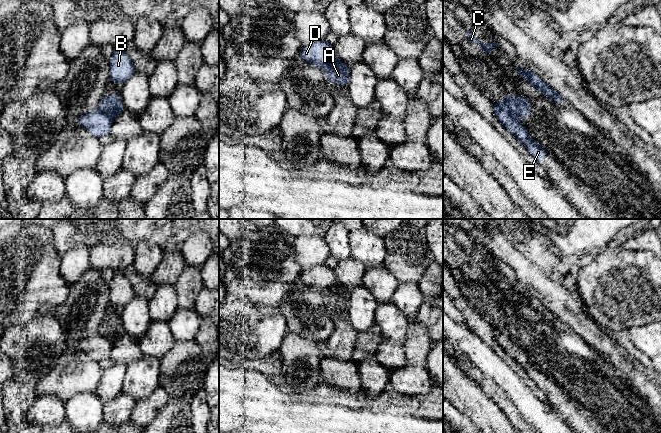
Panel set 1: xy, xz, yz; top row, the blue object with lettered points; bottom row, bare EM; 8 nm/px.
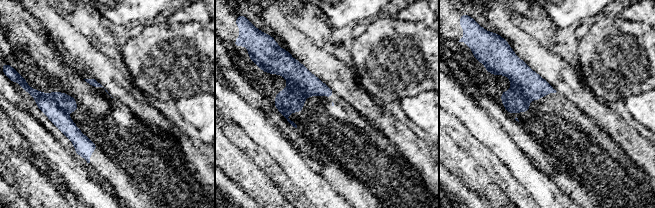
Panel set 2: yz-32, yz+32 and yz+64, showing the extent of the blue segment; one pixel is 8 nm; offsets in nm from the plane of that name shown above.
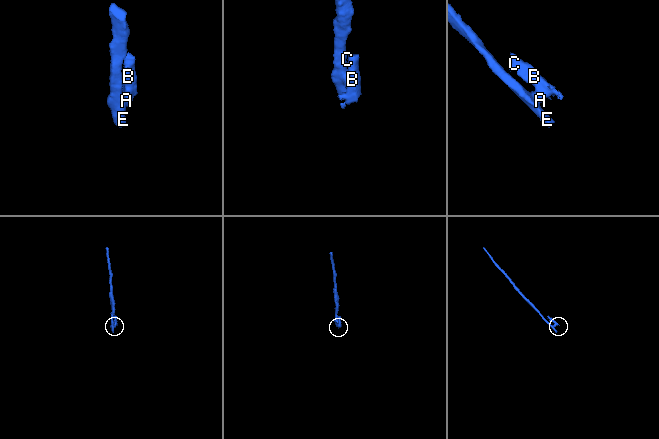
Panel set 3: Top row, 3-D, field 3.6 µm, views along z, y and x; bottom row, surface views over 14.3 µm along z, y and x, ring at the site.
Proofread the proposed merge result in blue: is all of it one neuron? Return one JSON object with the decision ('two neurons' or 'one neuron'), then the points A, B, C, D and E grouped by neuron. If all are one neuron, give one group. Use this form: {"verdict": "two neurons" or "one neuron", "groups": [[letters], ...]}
{"verdict": "two neurons", "groups": [["A", "B", "C"], ["D", "E"]]}

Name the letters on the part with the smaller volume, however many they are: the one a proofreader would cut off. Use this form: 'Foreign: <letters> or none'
Foreign: A, B, C

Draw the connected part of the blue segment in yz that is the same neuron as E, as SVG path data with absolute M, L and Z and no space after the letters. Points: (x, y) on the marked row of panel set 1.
M502 101L493 102L492 111L501 124L526 147L537 163L542 165L548 152L529 137L526 128L514 117L512 111Z

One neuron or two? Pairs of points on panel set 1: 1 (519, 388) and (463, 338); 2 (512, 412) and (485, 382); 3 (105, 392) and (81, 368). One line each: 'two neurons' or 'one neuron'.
1: one neuron
2: one neuron
3: two neurons

